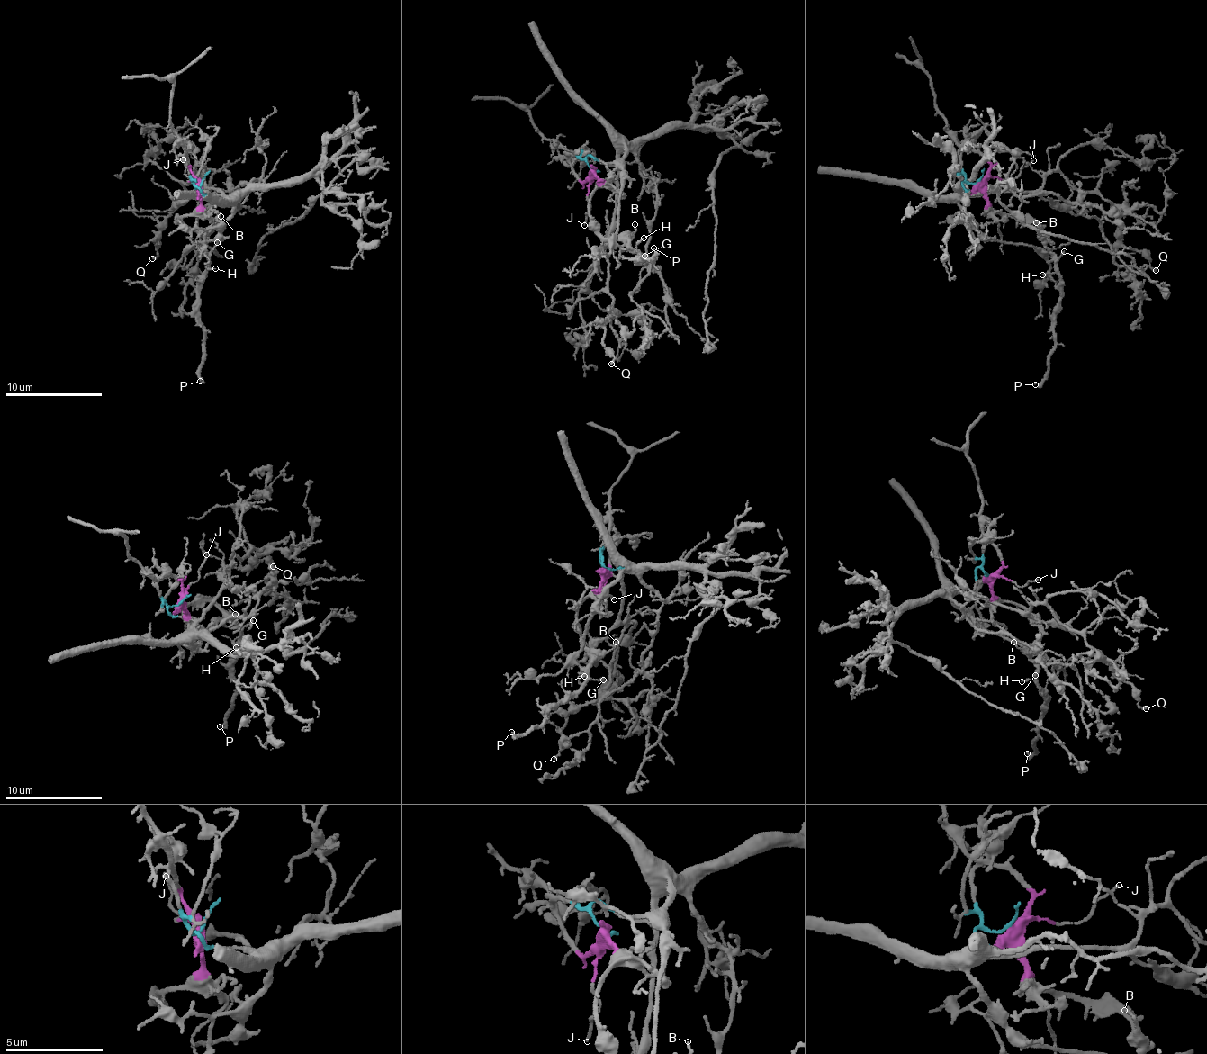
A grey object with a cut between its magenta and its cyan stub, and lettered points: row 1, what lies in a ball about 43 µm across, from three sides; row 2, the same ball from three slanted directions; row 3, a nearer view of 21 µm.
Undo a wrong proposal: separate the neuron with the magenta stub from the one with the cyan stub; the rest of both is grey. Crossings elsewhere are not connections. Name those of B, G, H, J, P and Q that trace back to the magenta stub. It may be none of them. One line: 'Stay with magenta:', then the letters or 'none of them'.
Stay with magenta: B, G, H, J, P

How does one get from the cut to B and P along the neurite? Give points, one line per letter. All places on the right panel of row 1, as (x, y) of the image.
B: (978, 184), (986, 202), (994, 211), (1025, 217), (1043, 235), (1035, 221)
P: (978, 184), (994, 211), (1025, 217), (1040, 229), (1055, 256), (1060, 312), (1049, 373), (1035, 384)

